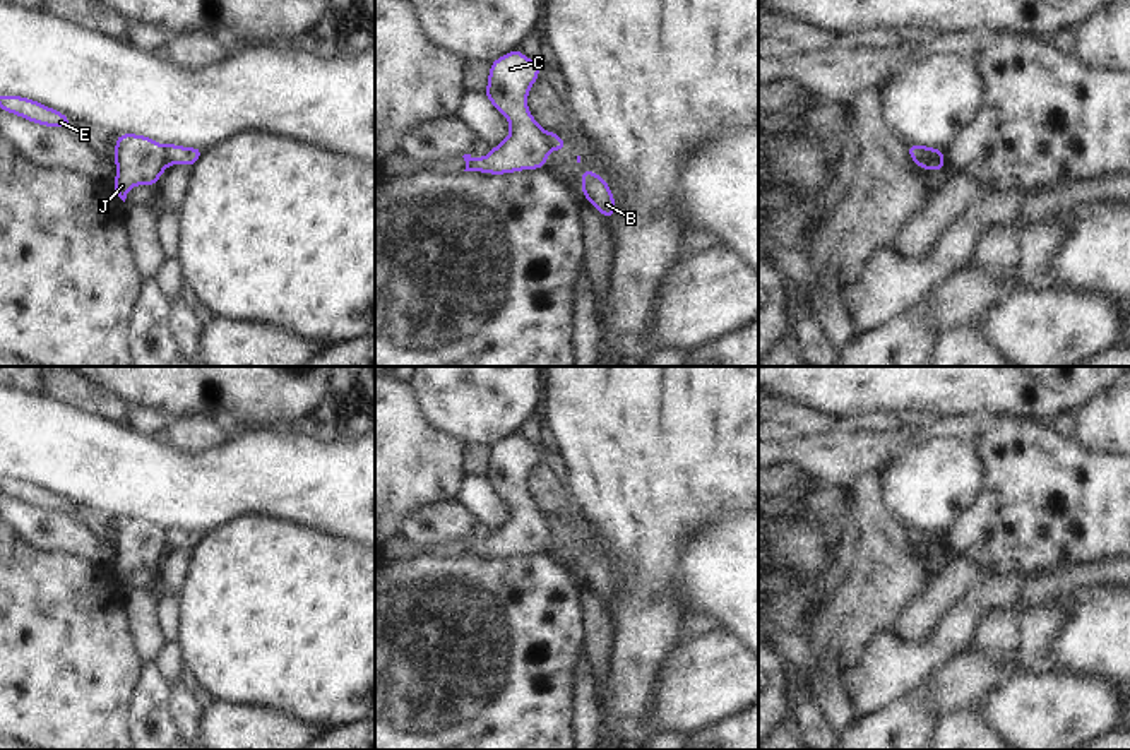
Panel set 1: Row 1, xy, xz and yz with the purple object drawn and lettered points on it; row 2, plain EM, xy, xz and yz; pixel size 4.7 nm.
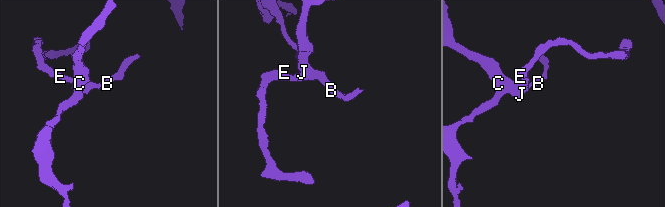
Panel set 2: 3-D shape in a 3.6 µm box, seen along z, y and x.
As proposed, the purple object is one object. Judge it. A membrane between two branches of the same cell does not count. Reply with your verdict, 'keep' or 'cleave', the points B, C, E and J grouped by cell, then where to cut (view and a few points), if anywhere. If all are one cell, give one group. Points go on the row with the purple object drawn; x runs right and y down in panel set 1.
cleave | B / C E J | yz (925, 146), (925, 154), (915, 161)

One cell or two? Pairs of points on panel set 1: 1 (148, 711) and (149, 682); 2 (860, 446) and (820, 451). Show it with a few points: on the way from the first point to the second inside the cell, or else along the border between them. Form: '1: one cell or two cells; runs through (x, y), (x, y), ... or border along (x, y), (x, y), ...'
1: one cell; runs through (149, 704), (149, 689)
2: one cell; runs through (850, 451), (831, 451)

